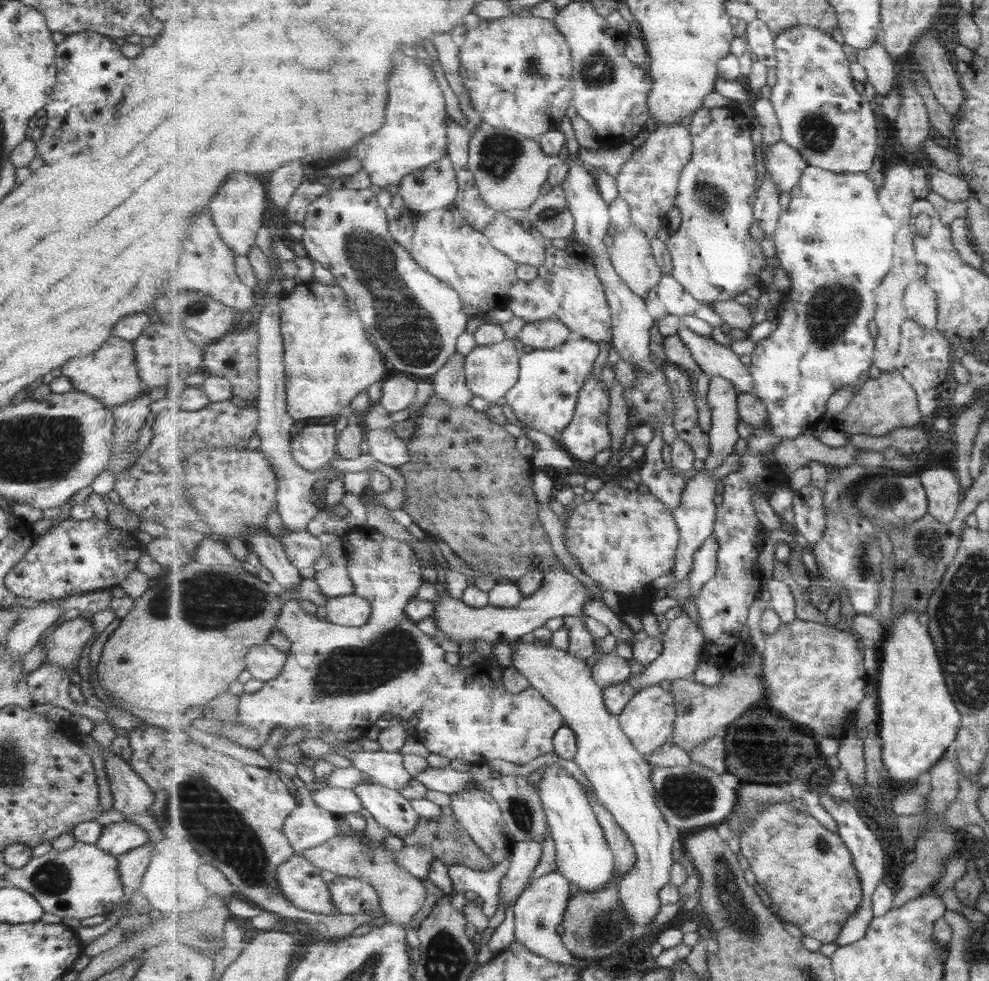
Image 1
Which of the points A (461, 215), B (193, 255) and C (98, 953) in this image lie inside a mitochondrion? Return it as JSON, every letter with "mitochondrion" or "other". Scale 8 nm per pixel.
{"A":"other","B":"other","C":"other"}

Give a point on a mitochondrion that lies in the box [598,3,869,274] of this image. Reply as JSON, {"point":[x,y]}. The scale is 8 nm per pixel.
{"point":[818,133]}

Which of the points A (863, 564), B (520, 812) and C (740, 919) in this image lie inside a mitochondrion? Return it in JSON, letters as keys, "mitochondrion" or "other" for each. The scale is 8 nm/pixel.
{"A":"mitochondrion","B":"mitochondrion","C":"mitochondrion"}

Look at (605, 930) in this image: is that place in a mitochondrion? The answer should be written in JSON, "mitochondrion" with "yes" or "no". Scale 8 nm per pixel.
{"mitochondrion":"yes"}

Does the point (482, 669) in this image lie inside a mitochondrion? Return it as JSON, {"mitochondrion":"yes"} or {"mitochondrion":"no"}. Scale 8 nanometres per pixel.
{"mitochondrion":"no"}

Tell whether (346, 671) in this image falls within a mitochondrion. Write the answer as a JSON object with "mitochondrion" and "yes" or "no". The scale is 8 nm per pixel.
{"mitochondrion":"yes"}

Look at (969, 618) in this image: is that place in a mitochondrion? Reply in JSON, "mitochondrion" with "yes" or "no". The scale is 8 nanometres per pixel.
{"mitochondrion":"yes"}

